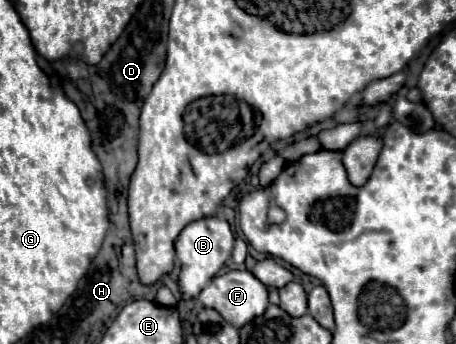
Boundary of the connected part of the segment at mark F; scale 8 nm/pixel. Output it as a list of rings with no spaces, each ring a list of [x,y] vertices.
[[[229,270],[221,276],[213,276],[197,298],[205,308],[221,312],[221,316],[225,316],[225,320],[229,320],[229,324],[233,324],[235,328],[249,324],[253,318],[261,316],[269,306],[265,284],[261,284],[249,270]]]

